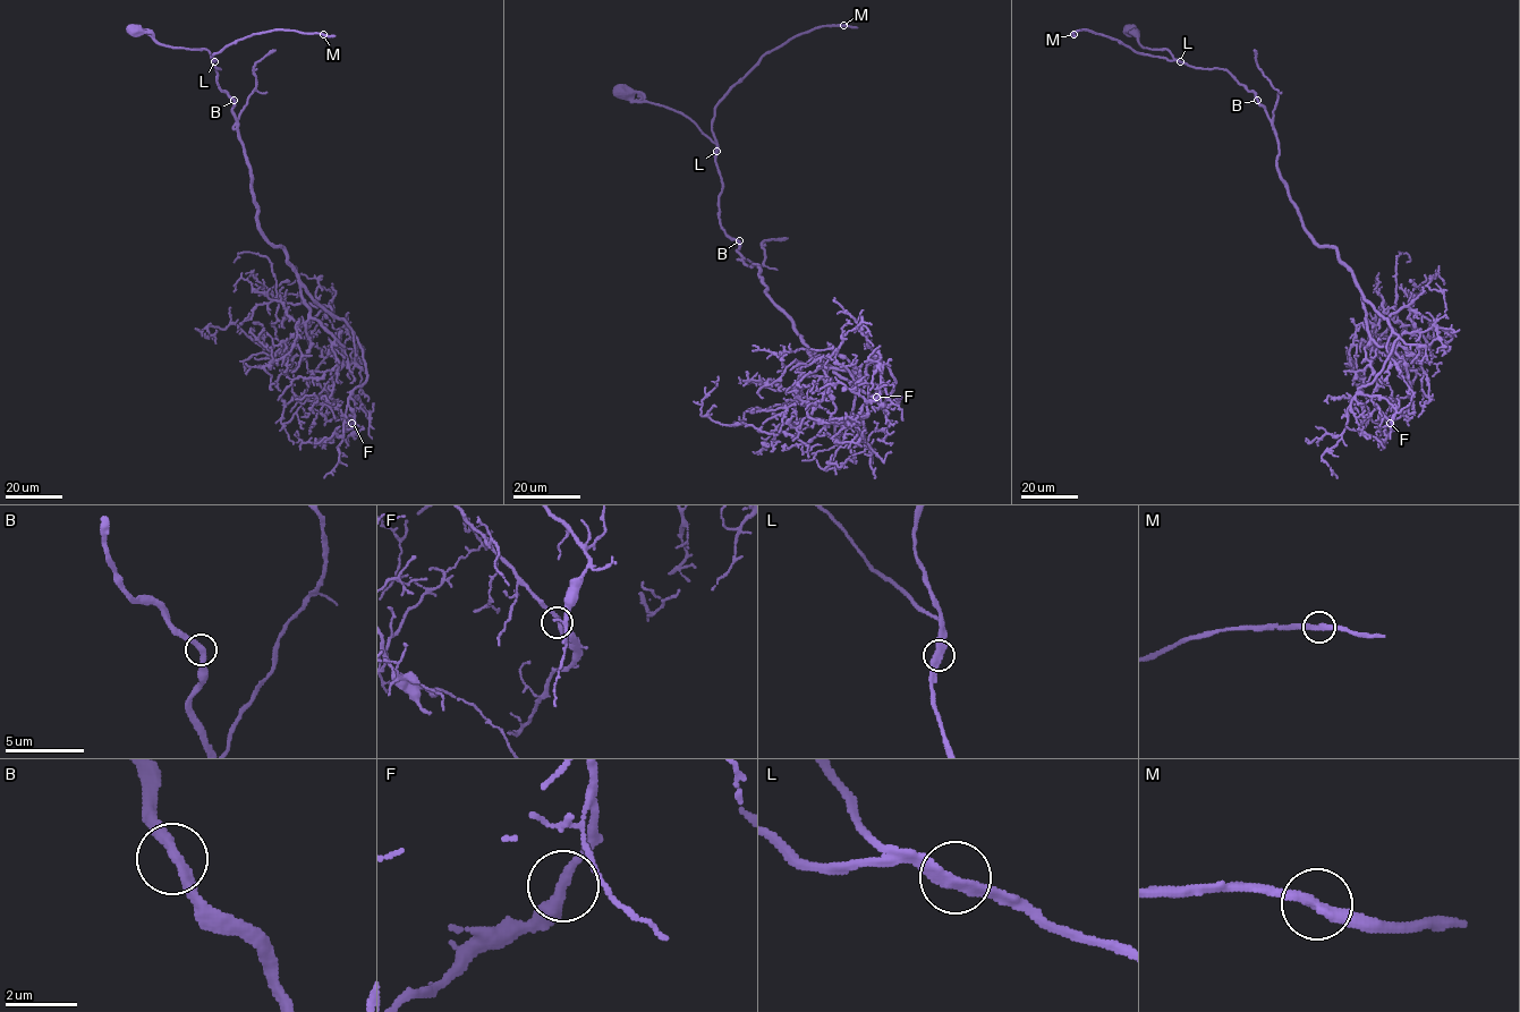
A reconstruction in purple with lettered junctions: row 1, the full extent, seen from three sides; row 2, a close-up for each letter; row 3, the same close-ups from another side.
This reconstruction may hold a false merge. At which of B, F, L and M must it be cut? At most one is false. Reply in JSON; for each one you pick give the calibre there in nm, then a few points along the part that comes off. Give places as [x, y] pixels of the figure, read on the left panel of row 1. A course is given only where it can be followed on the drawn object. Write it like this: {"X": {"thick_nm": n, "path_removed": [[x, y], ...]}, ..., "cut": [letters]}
{"cut": []}

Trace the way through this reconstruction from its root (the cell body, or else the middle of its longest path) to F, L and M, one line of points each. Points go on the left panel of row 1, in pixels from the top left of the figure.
F: (133, 30), (215, 59), (260, 232), (359, 343), (367, 379), (353, 391), (351, 423)
L: (133, 30), (151, 32), (158, 42), (171, 47), (206, 49), (214, 61)
M: (133, 30), (151, 32), (171, 47), (206, 49), (213, 60), (224, 47), (259, 33), (323, 34)

